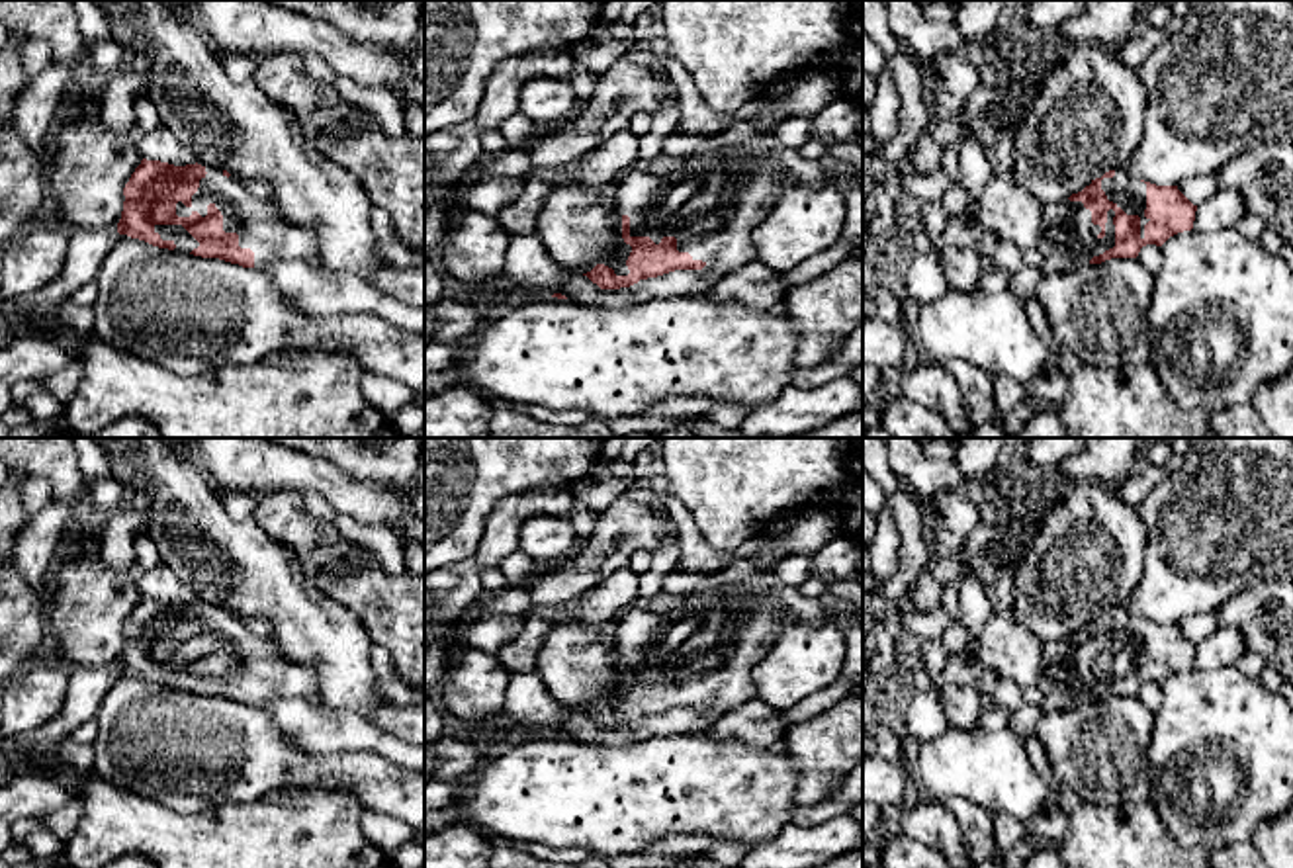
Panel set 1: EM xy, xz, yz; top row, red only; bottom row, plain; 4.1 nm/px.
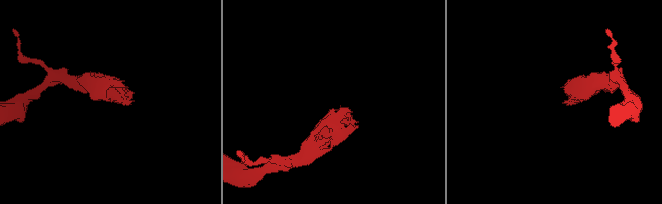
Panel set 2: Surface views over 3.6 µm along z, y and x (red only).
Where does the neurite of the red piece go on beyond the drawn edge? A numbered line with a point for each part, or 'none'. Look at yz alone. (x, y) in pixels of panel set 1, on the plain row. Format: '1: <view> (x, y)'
1: yz (1129, 632)

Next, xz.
1: xz (713, 646)

